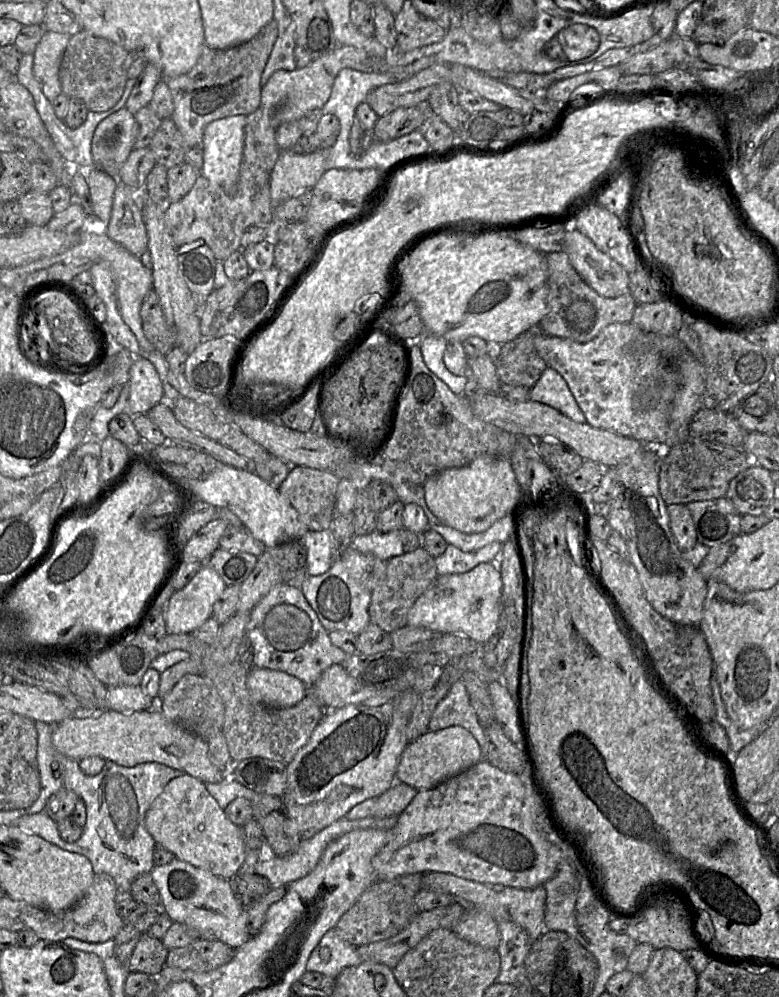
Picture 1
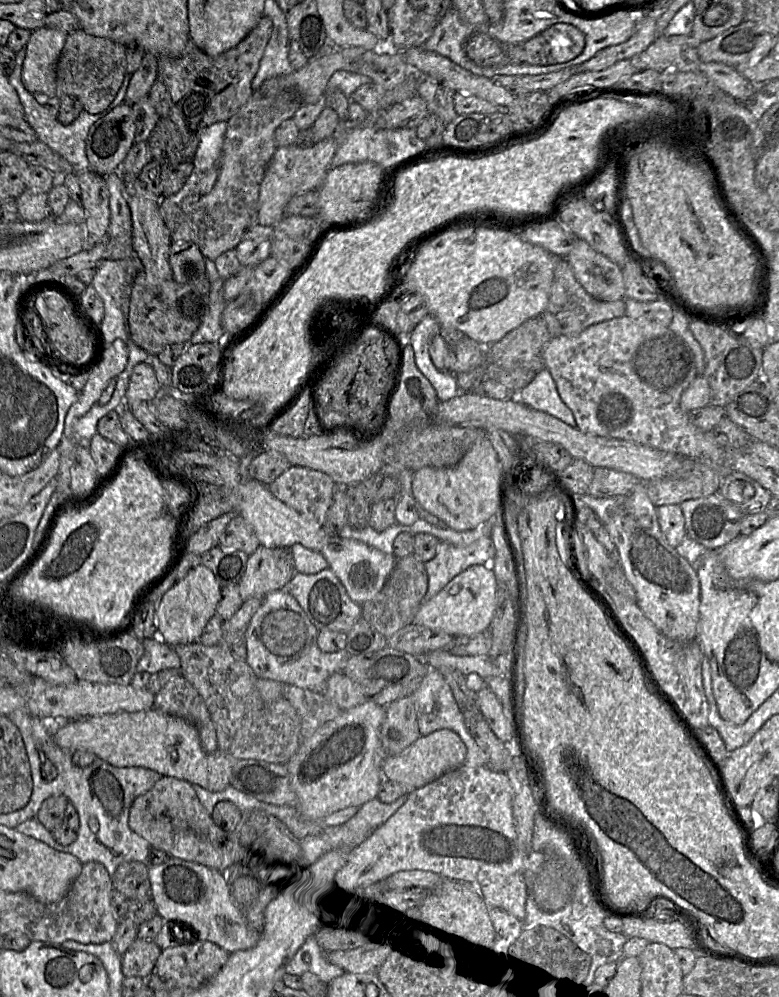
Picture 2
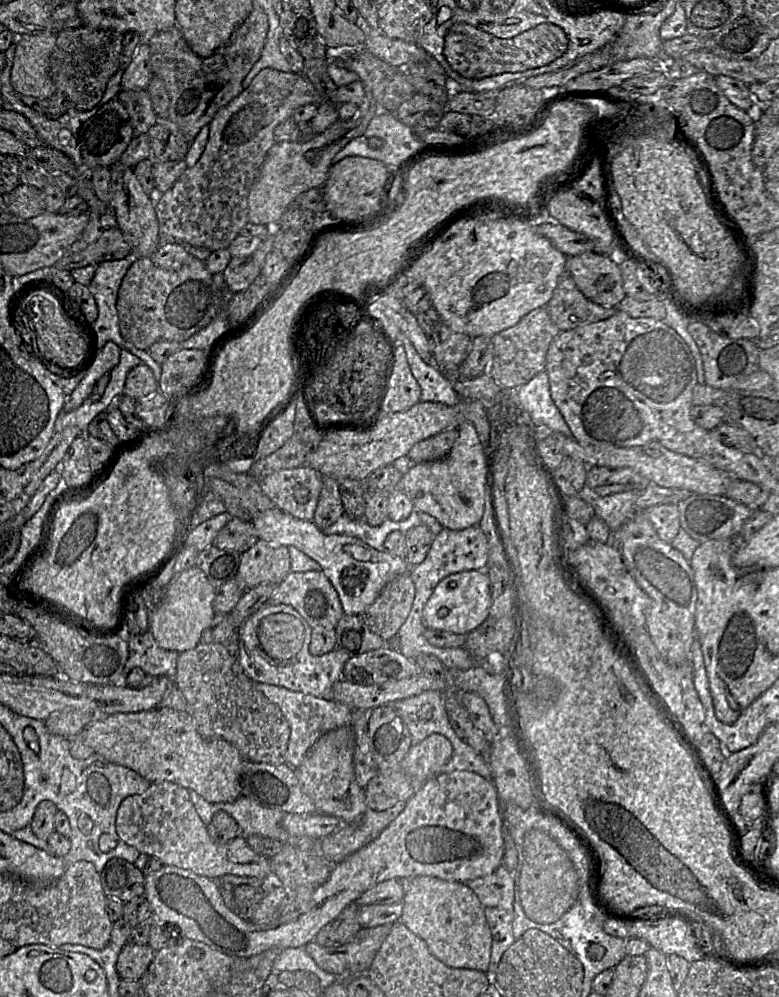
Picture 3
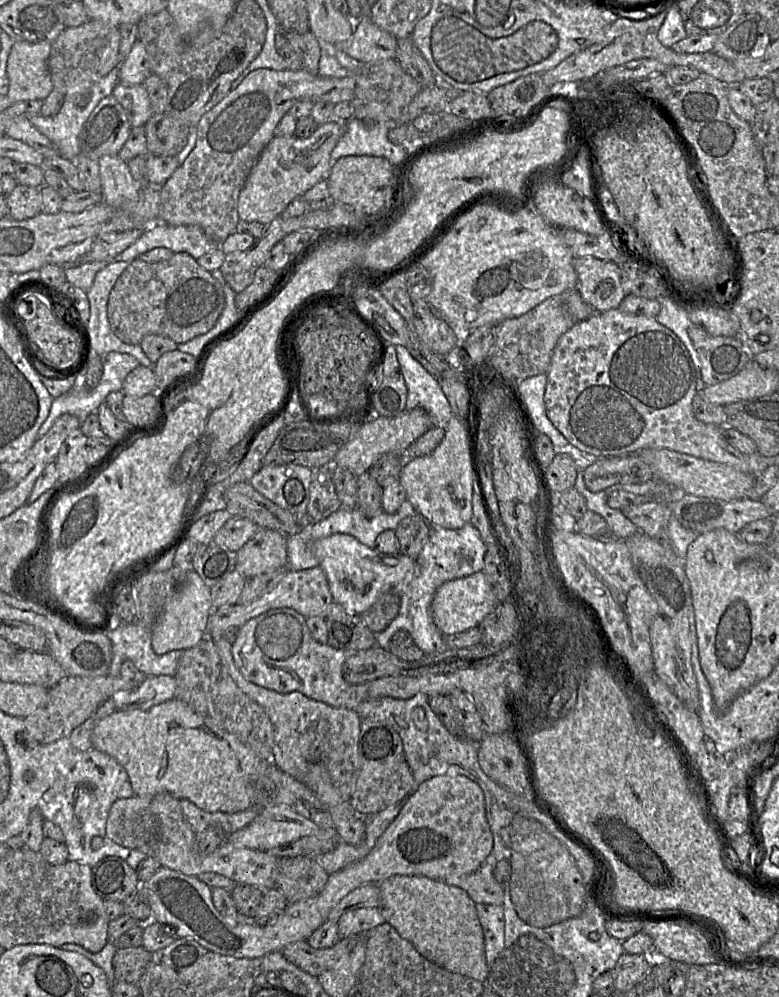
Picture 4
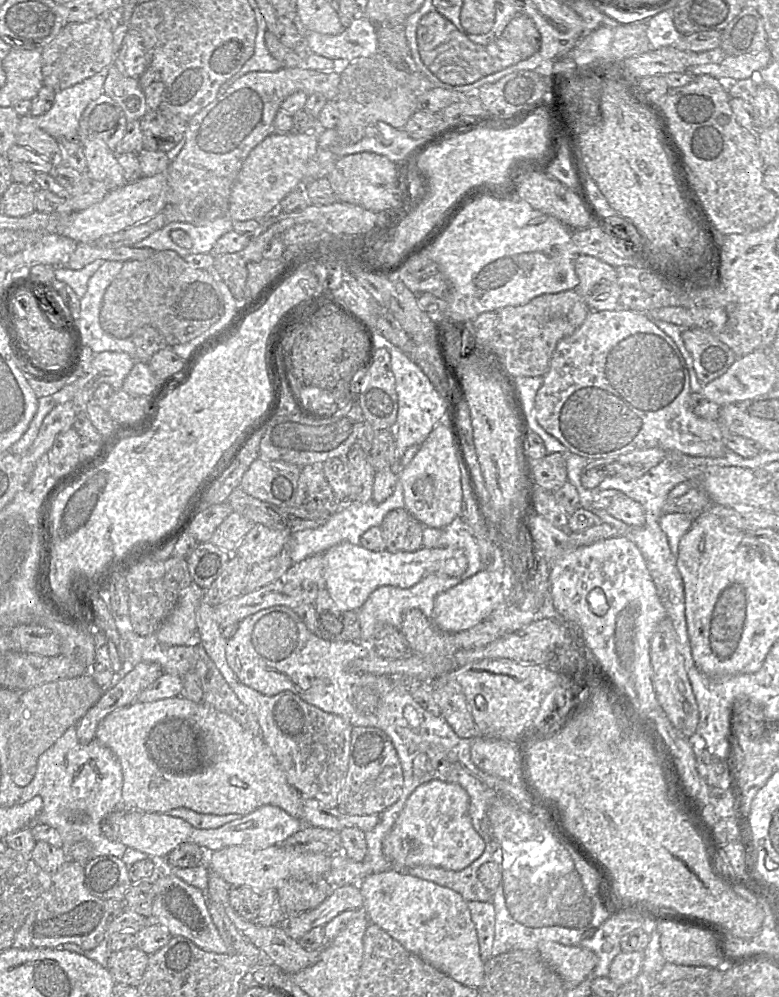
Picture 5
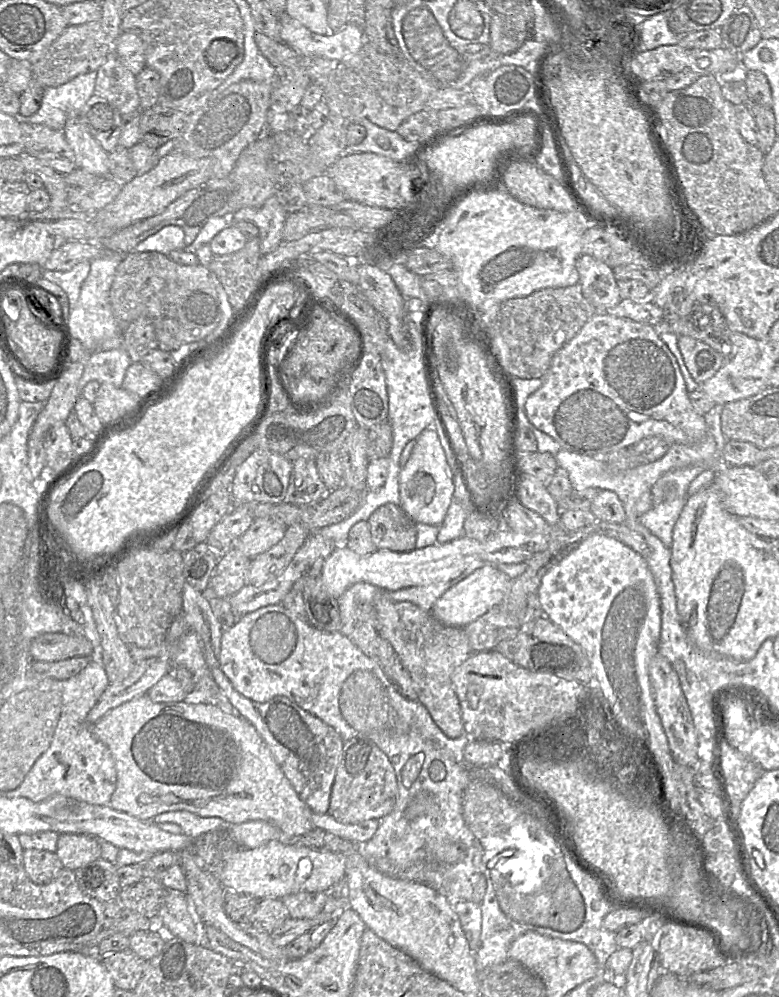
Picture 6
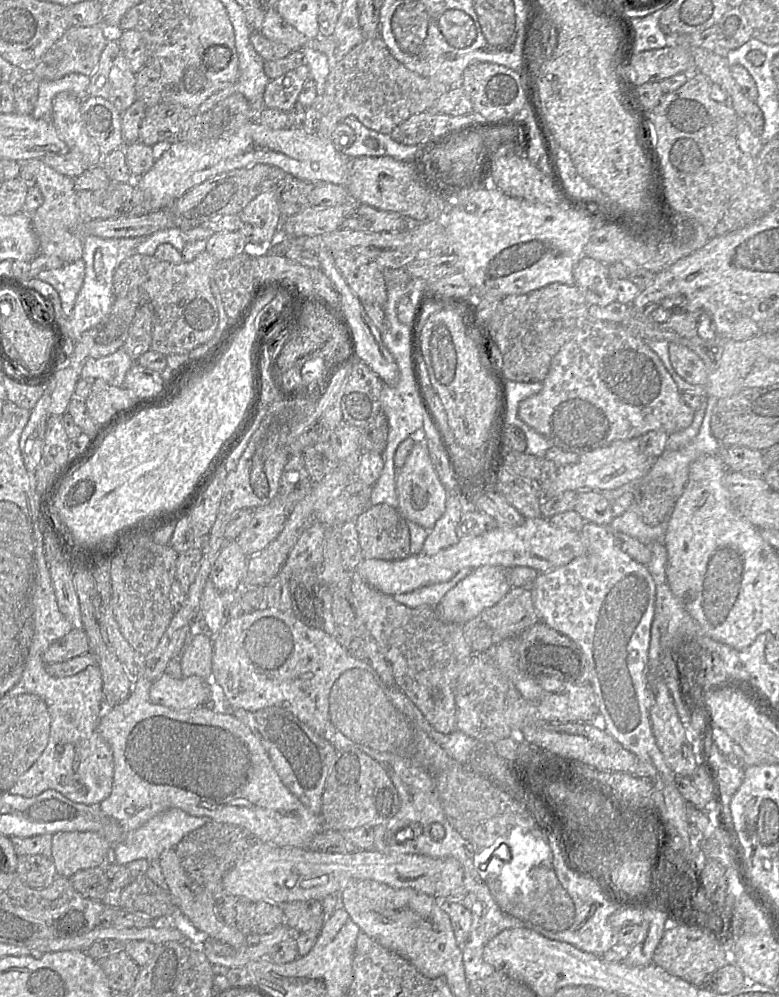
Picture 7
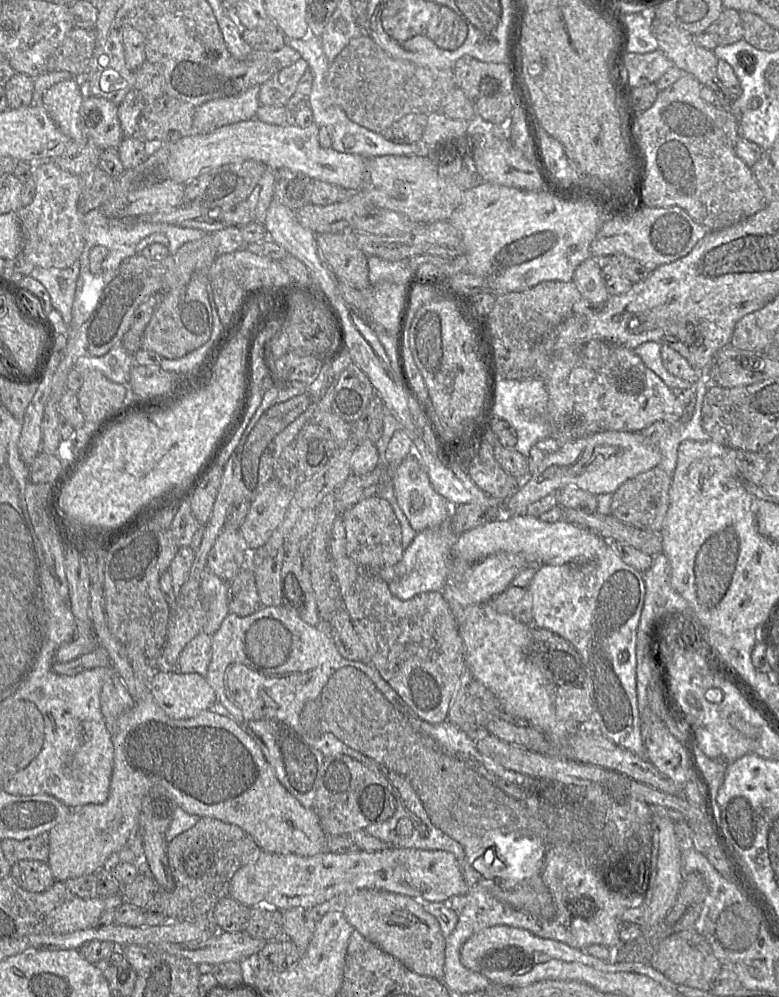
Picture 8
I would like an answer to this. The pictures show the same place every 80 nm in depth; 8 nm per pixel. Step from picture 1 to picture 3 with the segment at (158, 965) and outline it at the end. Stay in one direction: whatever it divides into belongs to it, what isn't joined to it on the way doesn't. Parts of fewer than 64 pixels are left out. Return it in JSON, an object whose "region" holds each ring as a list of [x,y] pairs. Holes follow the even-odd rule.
{"region":[[[128,943],[119,954],[116,970],[121,980],[140,981],[155,956],[155,951],[147,945]]]}

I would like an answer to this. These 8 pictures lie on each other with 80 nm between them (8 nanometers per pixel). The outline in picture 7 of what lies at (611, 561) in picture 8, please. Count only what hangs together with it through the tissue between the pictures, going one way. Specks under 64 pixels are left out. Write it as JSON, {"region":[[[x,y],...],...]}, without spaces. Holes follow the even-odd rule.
{"region":[[[585,522],[581,536],[586,553],[569,563],[539,573],[530,590],[539,620],[572,639],[583,652],[588,663],[589,683],[598,707],[598,717],[591,723],[604,729],[625,749],[651,764],[657,771],[656,789],[662,791],[667,802],[672,792],[678,792],[676,774],[668,767],[652,732],[647,697],[647,662],[654,618],[656,585],[647,569],[627,553],[615,540],[610,527]]]}

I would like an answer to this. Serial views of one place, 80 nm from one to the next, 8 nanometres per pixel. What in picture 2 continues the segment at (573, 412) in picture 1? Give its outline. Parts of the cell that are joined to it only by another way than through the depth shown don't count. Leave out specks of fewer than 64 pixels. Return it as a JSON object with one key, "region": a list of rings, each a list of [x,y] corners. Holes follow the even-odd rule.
{"region":[[[542,369],[535,378],[517,393],[523,404],[546,412],[570,426],[576,426],[571,409],[561,399],[551,373]]]}

